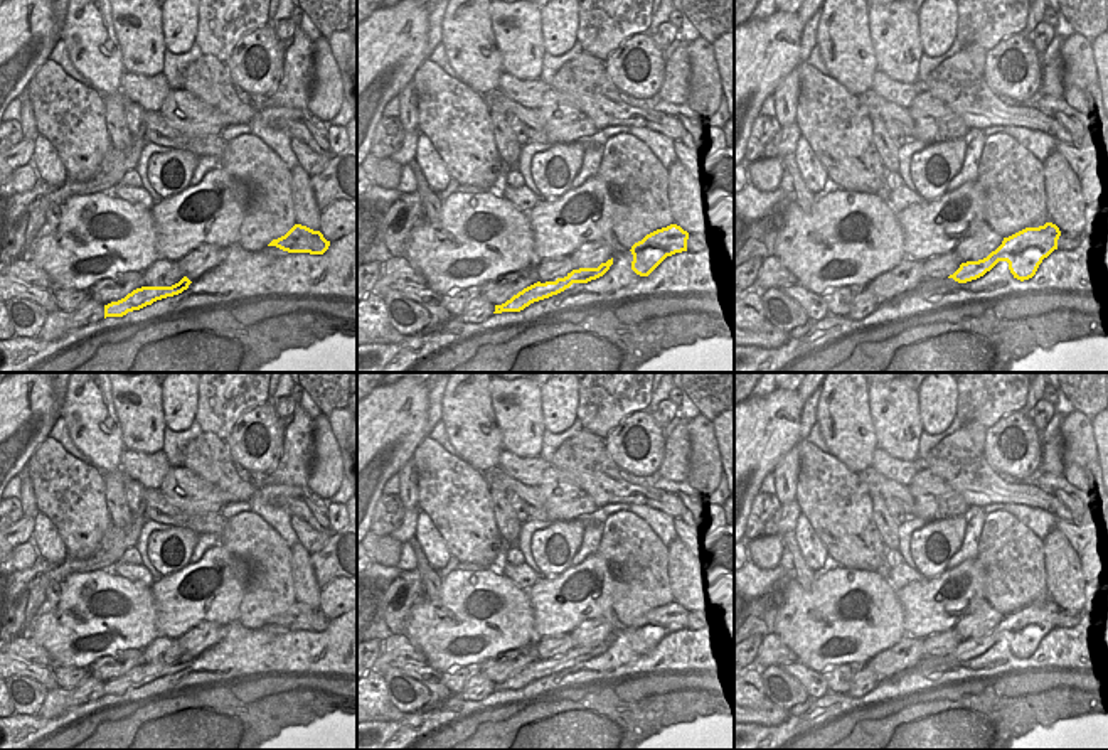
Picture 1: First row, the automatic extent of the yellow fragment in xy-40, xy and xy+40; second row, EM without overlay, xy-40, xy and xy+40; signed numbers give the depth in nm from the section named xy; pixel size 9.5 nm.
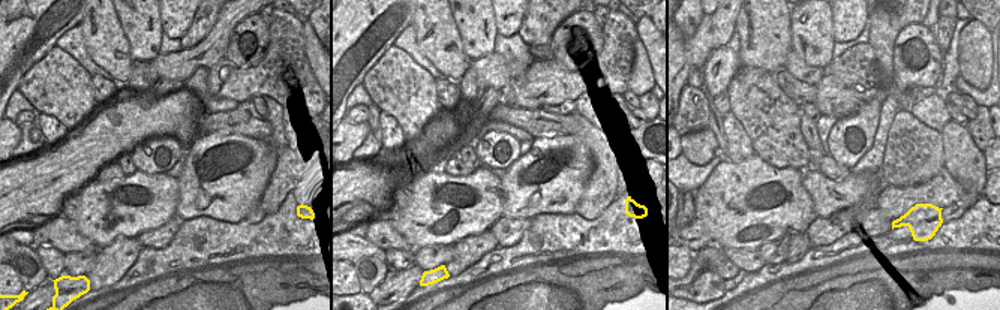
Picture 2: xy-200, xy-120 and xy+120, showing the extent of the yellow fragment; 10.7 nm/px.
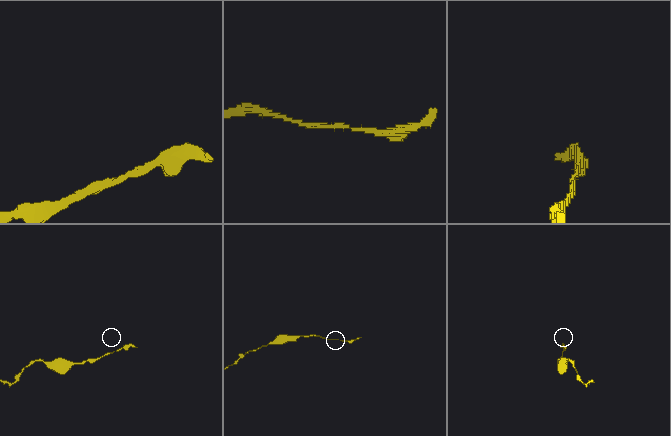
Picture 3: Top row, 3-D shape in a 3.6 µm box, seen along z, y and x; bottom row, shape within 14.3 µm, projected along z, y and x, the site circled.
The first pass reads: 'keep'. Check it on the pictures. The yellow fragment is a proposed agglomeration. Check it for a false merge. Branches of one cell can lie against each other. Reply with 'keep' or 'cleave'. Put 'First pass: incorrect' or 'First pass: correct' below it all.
keep
First pass: correct

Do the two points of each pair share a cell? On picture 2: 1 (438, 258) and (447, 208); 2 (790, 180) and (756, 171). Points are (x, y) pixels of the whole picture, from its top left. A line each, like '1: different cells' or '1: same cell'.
1: different cells
2: same cell

